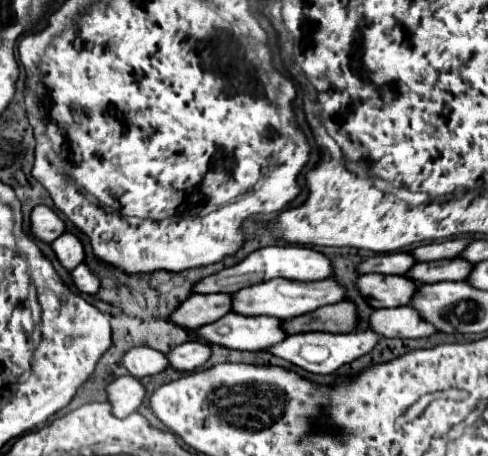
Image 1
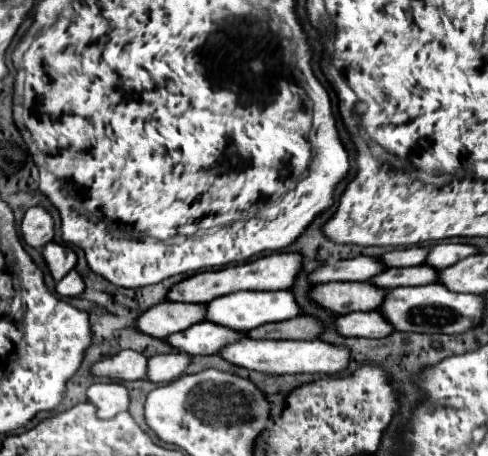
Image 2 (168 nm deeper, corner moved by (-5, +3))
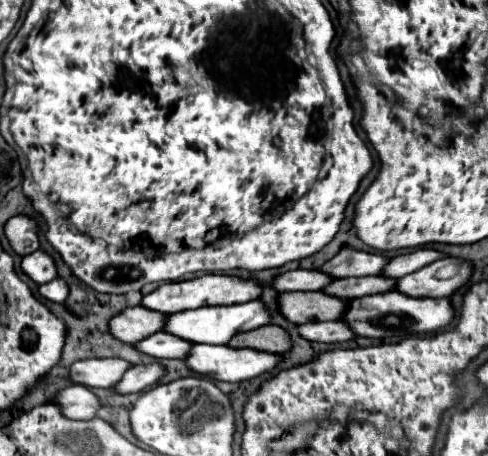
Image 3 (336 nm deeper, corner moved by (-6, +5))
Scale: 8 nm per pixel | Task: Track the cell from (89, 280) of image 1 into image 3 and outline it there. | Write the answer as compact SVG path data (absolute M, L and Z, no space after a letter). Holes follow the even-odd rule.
M55 278L55 280L39 286L39 294L47 300L53 300L53 302L65 302L69 296L69 286L63 278Z

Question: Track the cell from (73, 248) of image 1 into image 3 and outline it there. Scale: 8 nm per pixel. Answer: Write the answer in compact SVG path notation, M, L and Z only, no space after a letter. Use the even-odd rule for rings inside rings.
M43 250L27 254L23 258L23 262L21 262L21 268L37 284L47 284L49 280L55 280L59 276L55 260L47 252L43 252Z

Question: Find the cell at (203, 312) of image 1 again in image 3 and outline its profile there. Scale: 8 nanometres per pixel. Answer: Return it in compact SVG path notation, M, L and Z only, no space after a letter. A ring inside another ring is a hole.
M135 306L135 308L127 308L119 316L115 316L109 322L109 328L111 328L111 334L115 334L119 340L137 344L137 342L145 340L147 336L163 330L165 320L167 320L167 314L147 310L145 306Z

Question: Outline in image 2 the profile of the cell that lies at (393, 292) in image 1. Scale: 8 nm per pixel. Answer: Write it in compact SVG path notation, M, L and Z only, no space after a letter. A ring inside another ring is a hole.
M330 282L310 290L310 298L324 310L344 316L350 312L370 312L382 304L386 290L370 282Z

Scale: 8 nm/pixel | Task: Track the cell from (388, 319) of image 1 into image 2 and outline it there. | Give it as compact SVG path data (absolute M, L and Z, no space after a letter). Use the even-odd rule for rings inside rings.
M378 310L340 316L334 328L344 338L384 338L394 332L394 328L378 314Z

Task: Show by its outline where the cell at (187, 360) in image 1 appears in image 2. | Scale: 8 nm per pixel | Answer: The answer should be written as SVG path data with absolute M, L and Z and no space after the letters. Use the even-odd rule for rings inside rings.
M162 354L162 356L152 356L148 360L148 370L146 370L146 380L154 384L166 384L176 380L184 368L190 364L188 354Z

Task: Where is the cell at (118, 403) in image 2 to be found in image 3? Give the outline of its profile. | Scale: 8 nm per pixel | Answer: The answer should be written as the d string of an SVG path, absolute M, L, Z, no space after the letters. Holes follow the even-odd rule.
M79 384L69 386L63 392L59 392L55 402L63 408L63 414L67 418L75 418L75 420L91 420L97 416L101 408L99 396Z

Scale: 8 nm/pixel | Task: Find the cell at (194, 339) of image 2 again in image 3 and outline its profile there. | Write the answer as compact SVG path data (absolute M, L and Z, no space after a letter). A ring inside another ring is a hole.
M161 330L135 346L157 360L163 360L163 358L187 358L193 344L189 340L179 340L179 336L171 336L169 332Z

